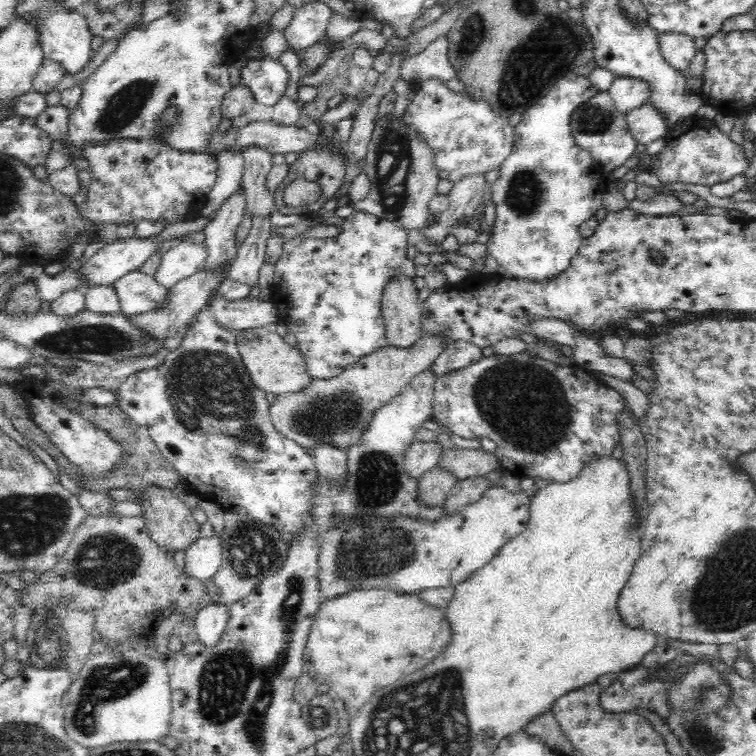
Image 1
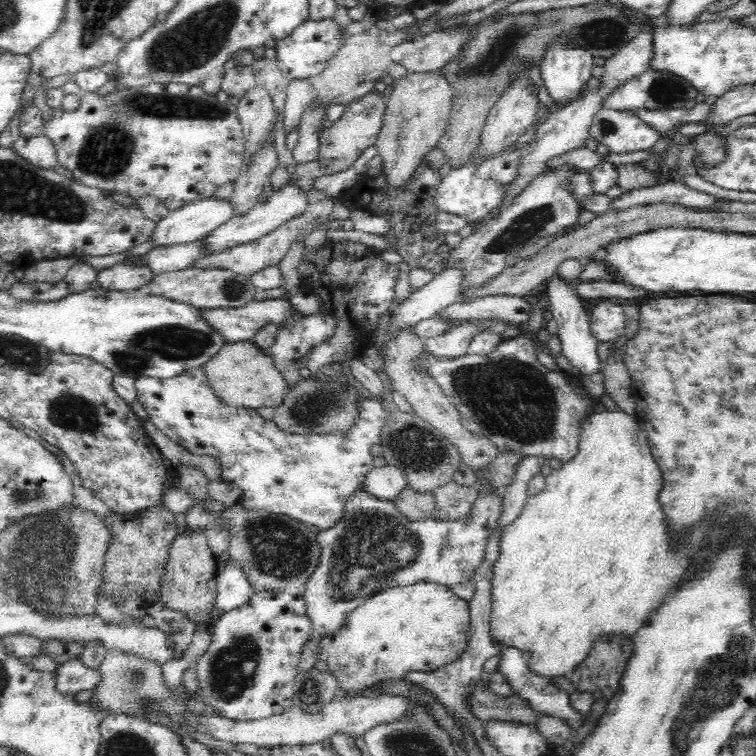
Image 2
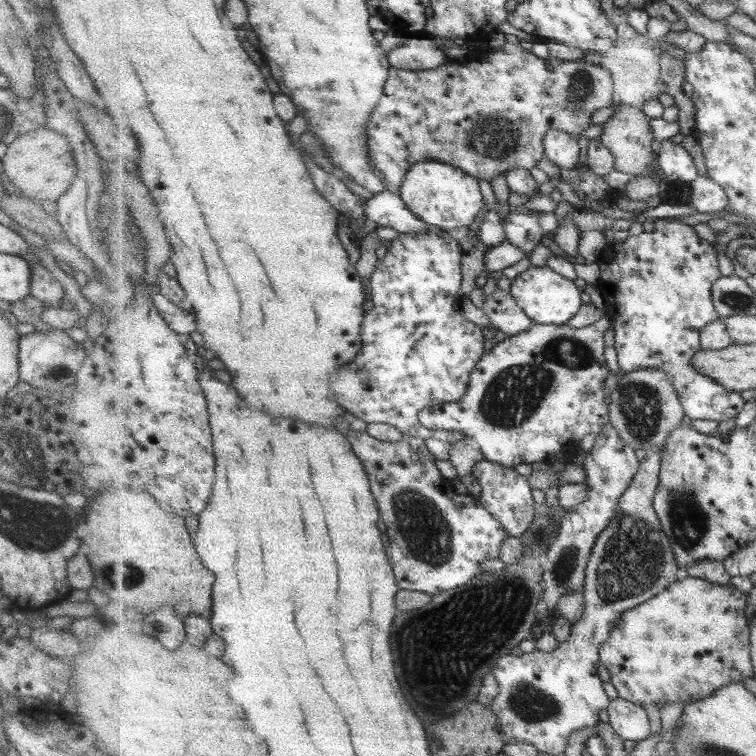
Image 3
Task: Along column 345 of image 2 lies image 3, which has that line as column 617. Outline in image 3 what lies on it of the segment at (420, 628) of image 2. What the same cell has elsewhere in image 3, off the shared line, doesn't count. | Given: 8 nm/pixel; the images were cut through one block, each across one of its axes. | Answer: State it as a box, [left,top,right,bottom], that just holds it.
[600,577,755,732]

